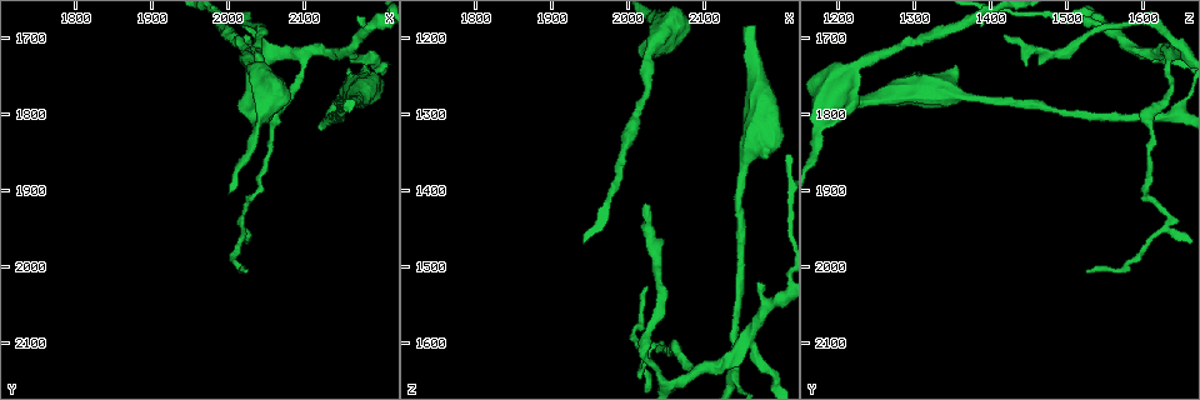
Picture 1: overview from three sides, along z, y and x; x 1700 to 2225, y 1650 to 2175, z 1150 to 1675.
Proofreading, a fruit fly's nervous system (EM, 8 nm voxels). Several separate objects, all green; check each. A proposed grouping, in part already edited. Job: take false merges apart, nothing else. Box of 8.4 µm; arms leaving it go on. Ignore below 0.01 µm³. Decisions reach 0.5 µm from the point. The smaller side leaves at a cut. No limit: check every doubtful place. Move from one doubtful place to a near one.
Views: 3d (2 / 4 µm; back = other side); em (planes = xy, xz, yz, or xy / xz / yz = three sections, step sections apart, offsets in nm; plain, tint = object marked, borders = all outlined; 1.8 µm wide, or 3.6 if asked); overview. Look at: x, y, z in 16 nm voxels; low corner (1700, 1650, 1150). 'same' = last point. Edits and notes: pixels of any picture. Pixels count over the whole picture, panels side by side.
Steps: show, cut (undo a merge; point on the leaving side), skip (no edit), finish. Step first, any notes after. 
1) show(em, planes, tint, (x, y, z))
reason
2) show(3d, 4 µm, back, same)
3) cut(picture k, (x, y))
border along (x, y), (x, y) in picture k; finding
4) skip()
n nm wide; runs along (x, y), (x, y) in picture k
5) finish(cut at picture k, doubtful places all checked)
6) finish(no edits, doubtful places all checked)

show(em, yz, step 16, tint, (2155, 1720, 1600))
three-way junction

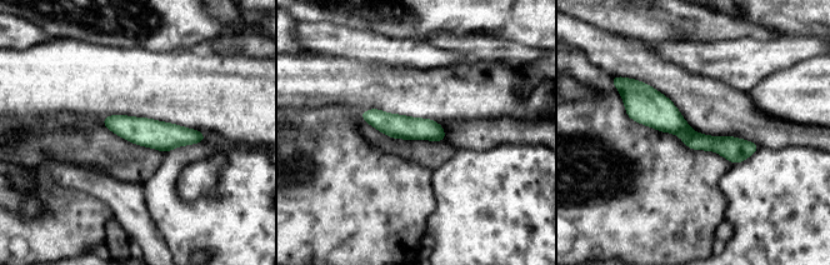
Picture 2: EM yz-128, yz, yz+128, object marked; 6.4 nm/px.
show(em, planes, borders, same)
another direction

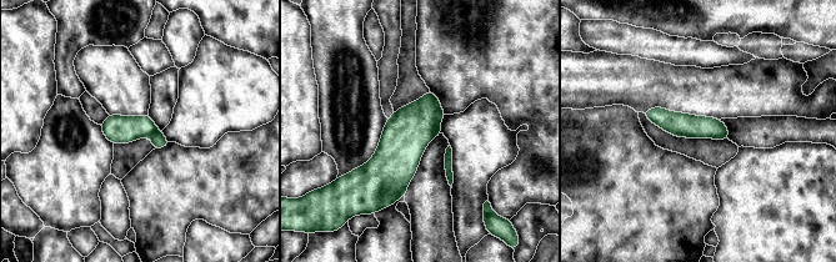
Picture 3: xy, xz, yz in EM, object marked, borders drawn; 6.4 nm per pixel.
cut(picture 3, (159, 141))
border along (158, 129), (150, 136) in picture 3; two neurons meet here

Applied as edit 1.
show(3d, 4 µm, (2135, 1800, 1640))
sudden change in width

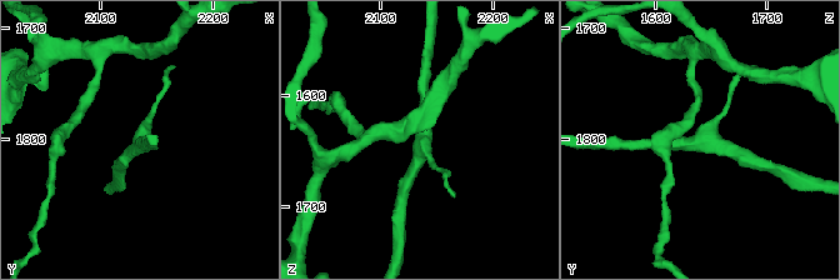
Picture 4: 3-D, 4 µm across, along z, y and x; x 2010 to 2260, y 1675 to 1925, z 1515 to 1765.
show(em, 3.6 µm, planes, borders, (2136, 1800, 1642))

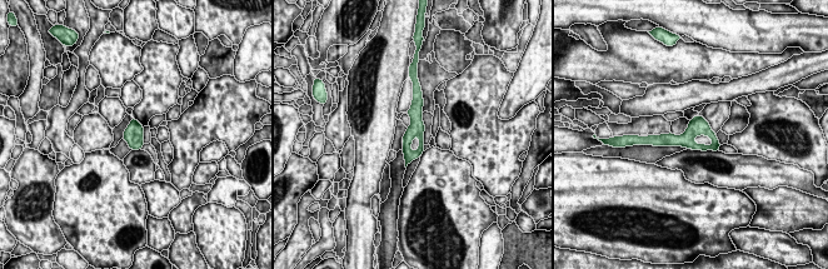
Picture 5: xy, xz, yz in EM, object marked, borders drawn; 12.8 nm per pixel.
skip()
runs along (657, 138), (716, 148) in picture 5; all the same neuron

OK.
show(3d, 4 µm, (2105, 1725, 1635))

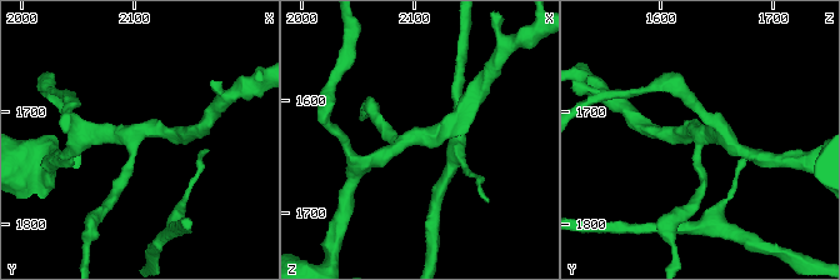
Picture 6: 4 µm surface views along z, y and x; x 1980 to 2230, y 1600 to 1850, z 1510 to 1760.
show(em, 3.6 µm, planes, plain, (2108, 1722, 1634))
3 arms

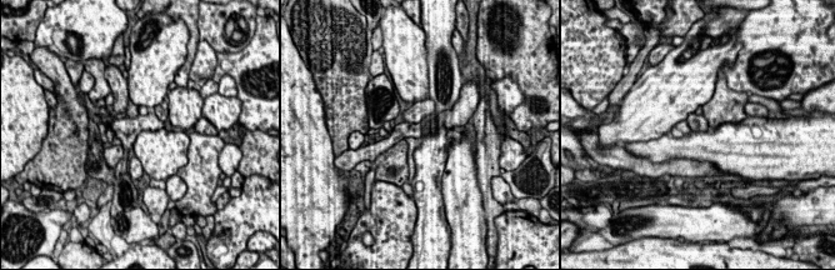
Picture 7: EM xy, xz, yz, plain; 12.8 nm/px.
show(em, 3.6 µm, planes, tint, same)
with the object marked

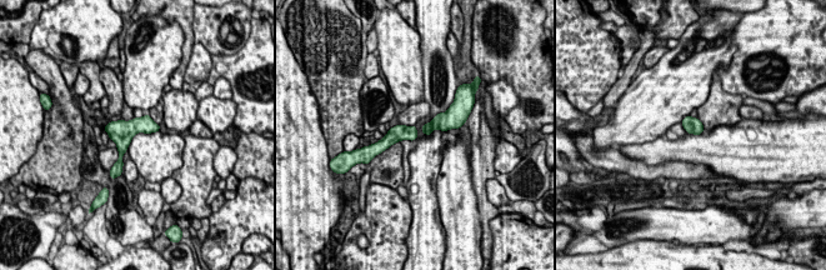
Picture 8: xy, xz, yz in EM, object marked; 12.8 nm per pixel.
skip()
190 nm wide; runs along (450, 125), (398, 133), (381, 144) in picture 8; continuous, no second neuron

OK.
finish(cut at picture 3, doubtful places all checked)

